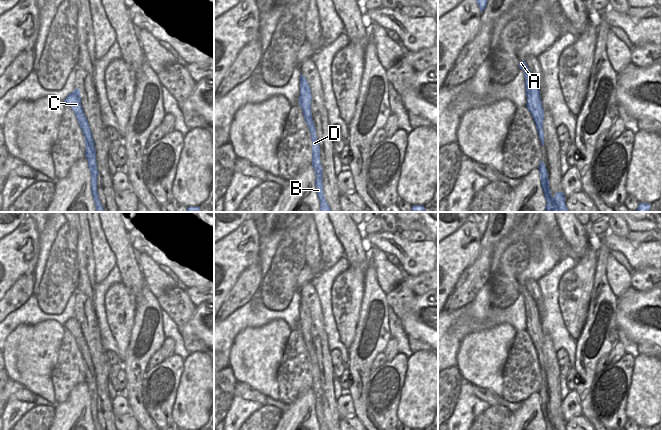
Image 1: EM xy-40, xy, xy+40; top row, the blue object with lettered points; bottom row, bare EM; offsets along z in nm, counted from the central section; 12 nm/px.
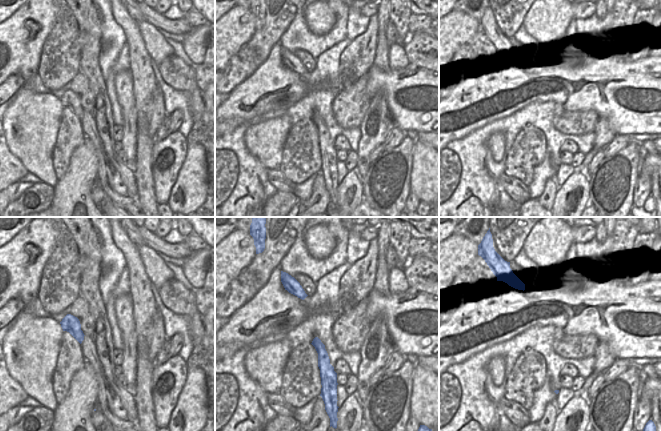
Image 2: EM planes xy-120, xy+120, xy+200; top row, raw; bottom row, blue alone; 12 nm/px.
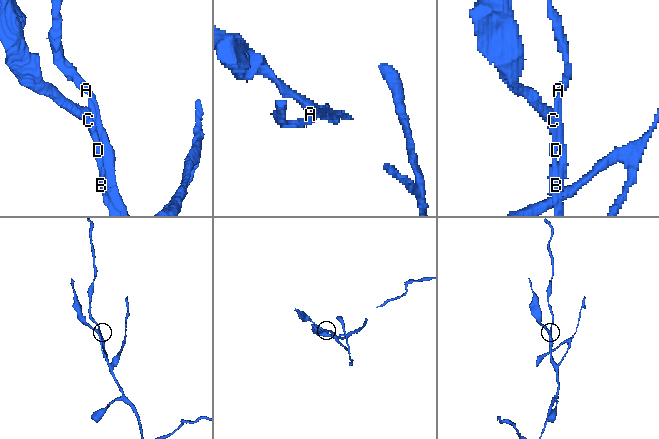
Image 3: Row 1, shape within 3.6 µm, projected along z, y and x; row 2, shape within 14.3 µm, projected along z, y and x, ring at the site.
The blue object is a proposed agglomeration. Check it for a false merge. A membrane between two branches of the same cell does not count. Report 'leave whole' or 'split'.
split

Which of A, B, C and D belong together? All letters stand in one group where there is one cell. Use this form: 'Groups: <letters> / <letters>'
Groups: A B / C D.

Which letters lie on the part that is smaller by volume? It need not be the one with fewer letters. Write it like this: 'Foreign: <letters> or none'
Foreign: C, D

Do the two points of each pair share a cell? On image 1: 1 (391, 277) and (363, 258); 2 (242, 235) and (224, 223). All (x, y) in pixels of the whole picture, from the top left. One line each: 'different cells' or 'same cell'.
1: different cells
2: different cells

